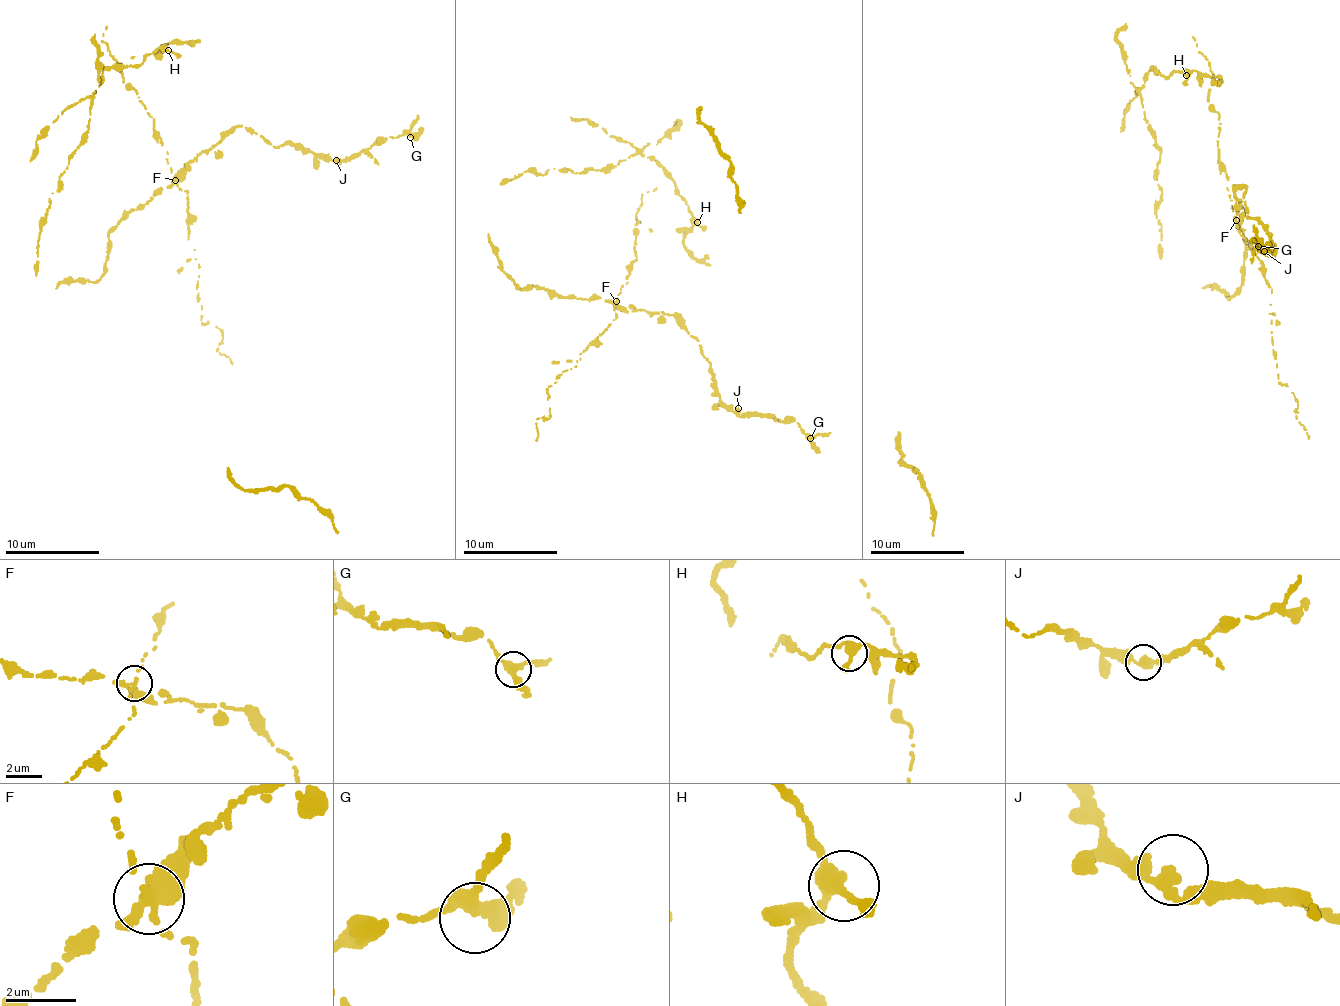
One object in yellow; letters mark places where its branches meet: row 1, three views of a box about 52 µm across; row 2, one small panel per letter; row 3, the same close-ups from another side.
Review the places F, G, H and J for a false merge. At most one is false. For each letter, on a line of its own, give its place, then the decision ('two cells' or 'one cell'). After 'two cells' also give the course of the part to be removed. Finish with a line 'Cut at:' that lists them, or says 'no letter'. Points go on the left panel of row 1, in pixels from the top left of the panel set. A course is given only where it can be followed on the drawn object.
F: place (175, 180); two cells; course (175, 179), (187, 195), (187, 235), (198, 265), (196, 289), (201, 319), (221, 330), (218, 351), (233, 363)
G: place (410, 137); one cell
H: place (168, 50); one cell
J: place (336, 160); one cell
Cut at: F

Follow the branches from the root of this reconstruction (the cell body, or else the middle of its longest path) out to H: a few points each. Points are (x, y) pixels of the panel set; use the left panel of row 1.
H: (89, 120), (90, 103), (100, 86), (103, 71), (141, 64), (159, 49), (168, 50)

